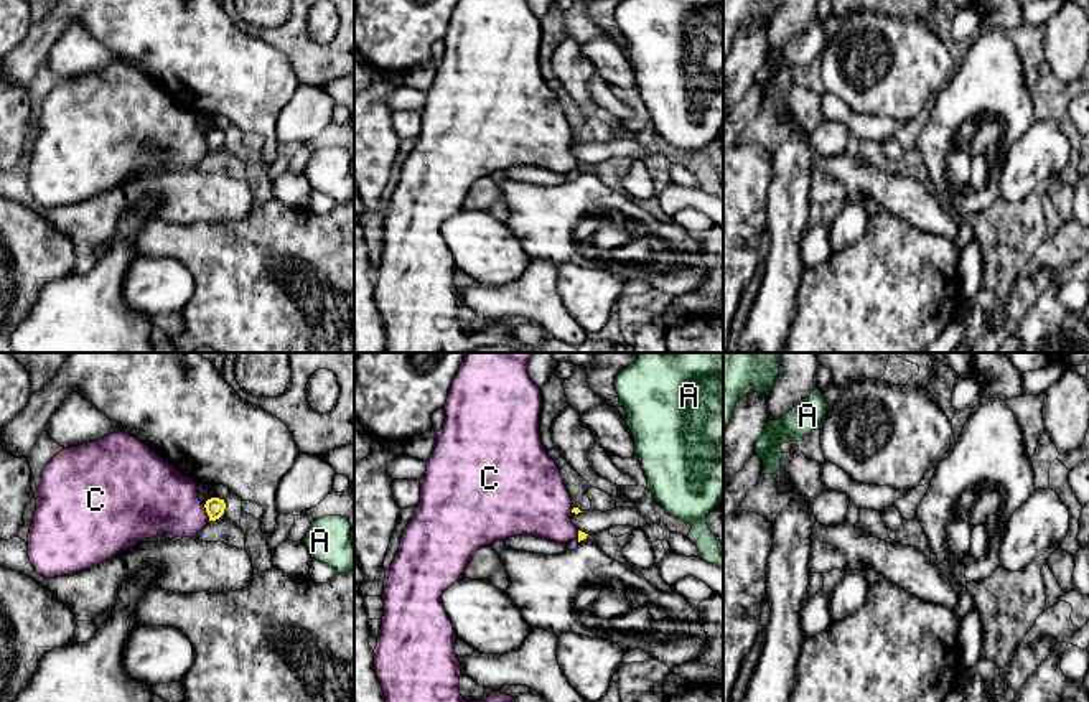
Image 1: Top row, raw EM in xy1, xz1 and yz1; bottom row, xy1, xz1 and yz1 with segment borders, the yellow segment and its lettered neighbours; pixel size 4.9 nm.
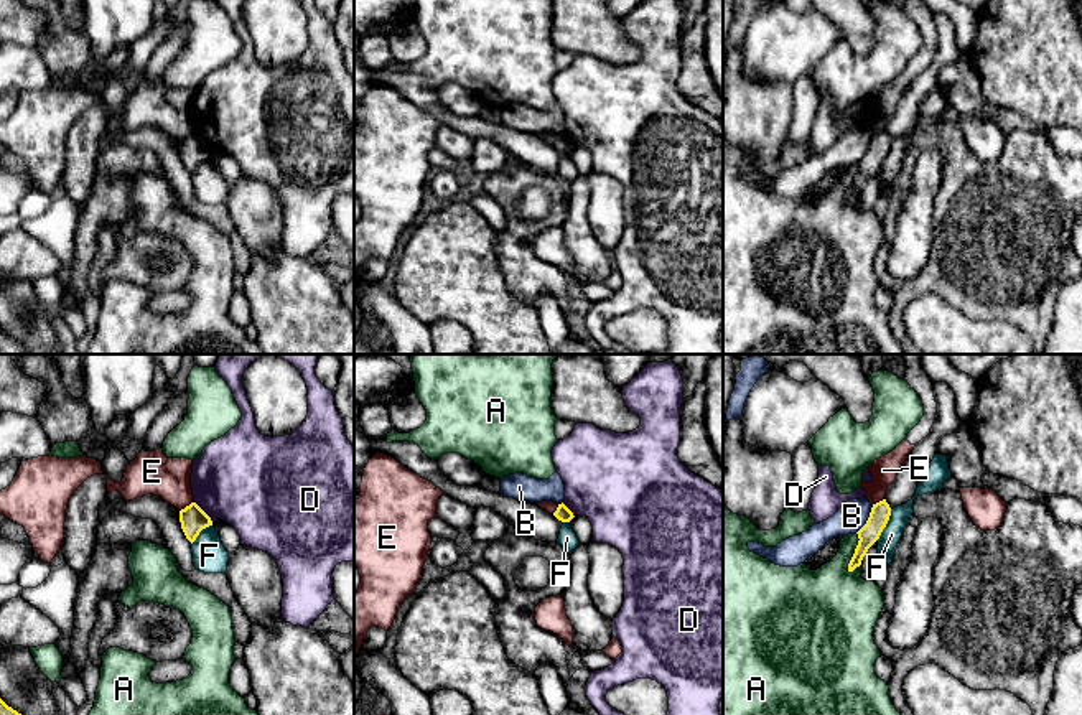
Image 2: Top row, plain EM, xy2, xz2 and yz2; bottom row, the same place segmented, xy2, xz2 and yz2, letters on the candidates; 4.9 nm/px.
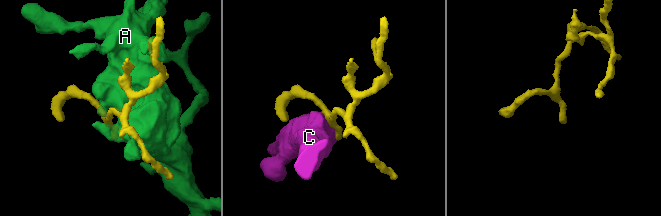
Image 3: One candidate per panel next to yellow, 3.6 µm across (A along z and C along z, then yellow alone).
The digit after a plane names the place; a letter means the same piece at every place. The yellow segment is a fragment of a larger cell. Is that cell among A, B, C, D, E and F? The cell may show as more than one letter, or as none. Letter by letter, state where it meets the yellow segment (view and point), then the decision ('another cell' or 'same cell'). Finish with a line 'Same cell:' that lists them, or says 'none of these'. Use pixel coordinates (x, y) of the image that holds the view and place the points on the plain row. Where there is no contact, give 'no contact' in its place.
A: meets yellow in yz2 at (855, 183); another cell
B: meets yellow in yz2 at (868, 150); another cell
C: meets yellow in xy1 at (206, 142); another cell
D: meets yellow in xy2 at (205, 144); another cell
E: meets yellow in xy2 at (186, 137); another cell
F: meets yellow in yz2 at (886, 154); another cell
Same cell: none of these

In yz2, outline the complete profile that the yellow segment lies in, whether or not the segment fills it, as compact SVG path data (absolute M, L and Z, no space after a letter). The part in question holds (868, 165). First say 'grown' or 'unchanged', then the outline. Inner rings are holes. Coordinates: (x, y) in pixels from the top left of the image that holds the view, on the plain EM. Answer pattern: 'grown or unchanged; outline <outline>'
unchanged; outline M886 130L873 135L866 155L856 163L860 171L848 194L848 203L853 203L861 196L861 191L866 186L868 180L879 170L883 160L886 158L889 147L891 138Z

